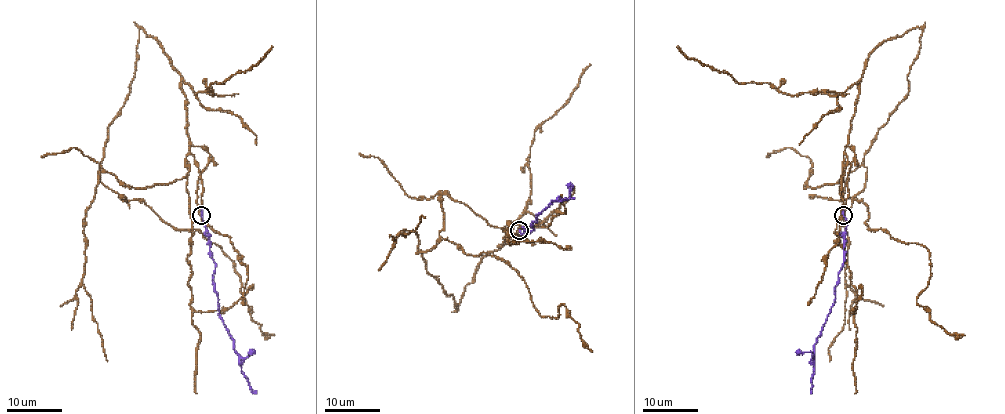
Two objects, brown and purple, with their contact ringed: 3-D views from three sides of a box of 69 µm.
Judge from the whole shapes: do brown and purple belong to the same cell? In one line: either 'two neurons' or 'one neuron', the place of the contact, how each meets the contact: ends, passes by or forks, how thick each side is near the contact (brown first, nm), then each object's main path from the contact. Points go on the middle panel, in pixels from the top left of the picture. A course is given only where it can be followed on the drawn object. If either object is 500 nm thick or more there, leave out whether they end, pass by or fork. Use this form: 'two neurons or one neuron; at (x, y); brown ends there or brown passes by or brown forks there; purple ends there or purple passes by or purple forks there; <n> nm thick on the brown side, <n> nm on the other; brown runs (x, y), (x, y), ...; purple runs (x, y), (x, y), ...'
one neuron; at (519, 230); brown passes by; purple ends there; 160 nm thick on the brown side, 260 nm on the other; brown runs (519, 230), (457, 309), (417, 254), (443, 239), (501, 258), (540, 314), (563, 303), (592, 352); purple runs (519, 230), (522, 234), (531, 230), (531, 225), (552, 201), (574, 197)

